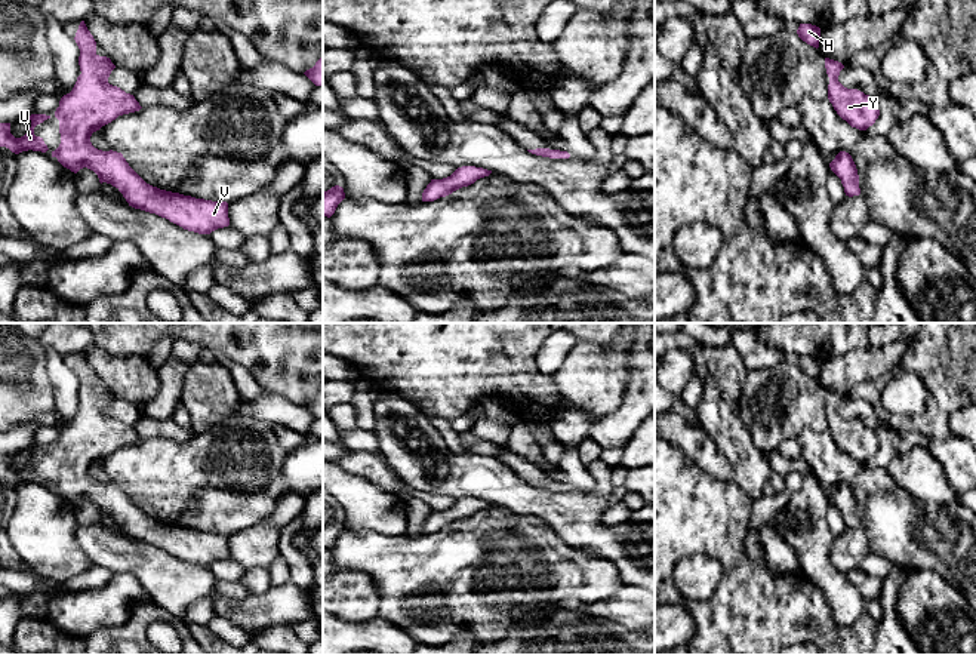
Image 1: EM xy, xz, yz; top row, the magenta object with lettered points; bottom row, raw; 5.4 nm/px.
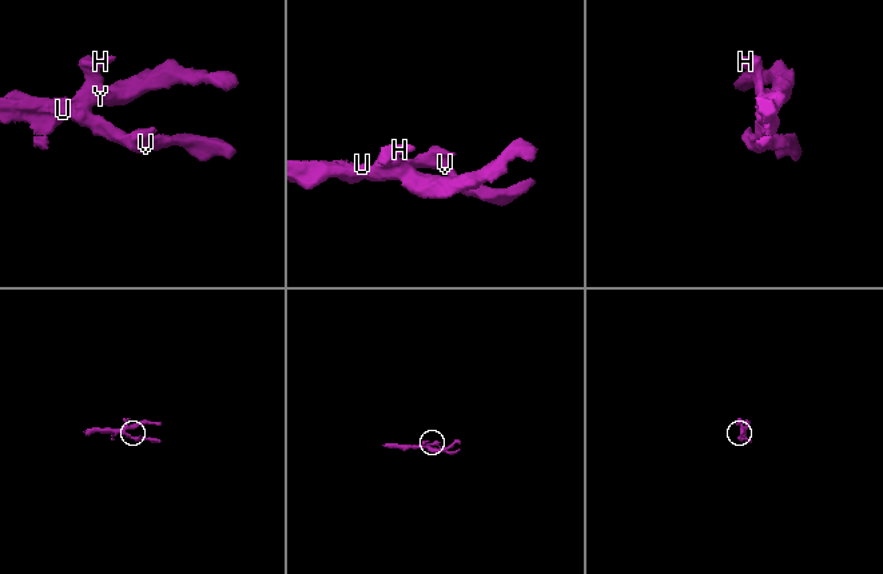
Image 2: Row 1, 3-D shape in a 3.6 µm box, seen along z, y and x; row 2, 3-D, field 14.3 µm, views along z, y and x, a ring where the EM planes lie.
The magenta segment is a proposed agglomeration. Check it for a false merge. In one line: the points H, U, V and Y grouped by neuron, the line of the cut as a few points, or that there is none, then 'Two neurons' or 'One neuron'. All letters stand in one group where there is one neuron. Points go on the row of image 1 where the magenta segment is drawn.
Groups: H U V Y. No split. One neuron

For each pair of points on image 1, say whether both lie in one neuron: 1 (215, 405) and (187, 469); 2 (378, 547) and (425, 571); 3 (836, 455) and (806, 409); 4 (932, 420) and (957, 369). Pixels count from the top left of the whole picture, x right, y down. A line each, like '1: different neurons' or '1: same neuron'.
1: different neurons
2: same neuron
3: different neurons
4: same neuron

